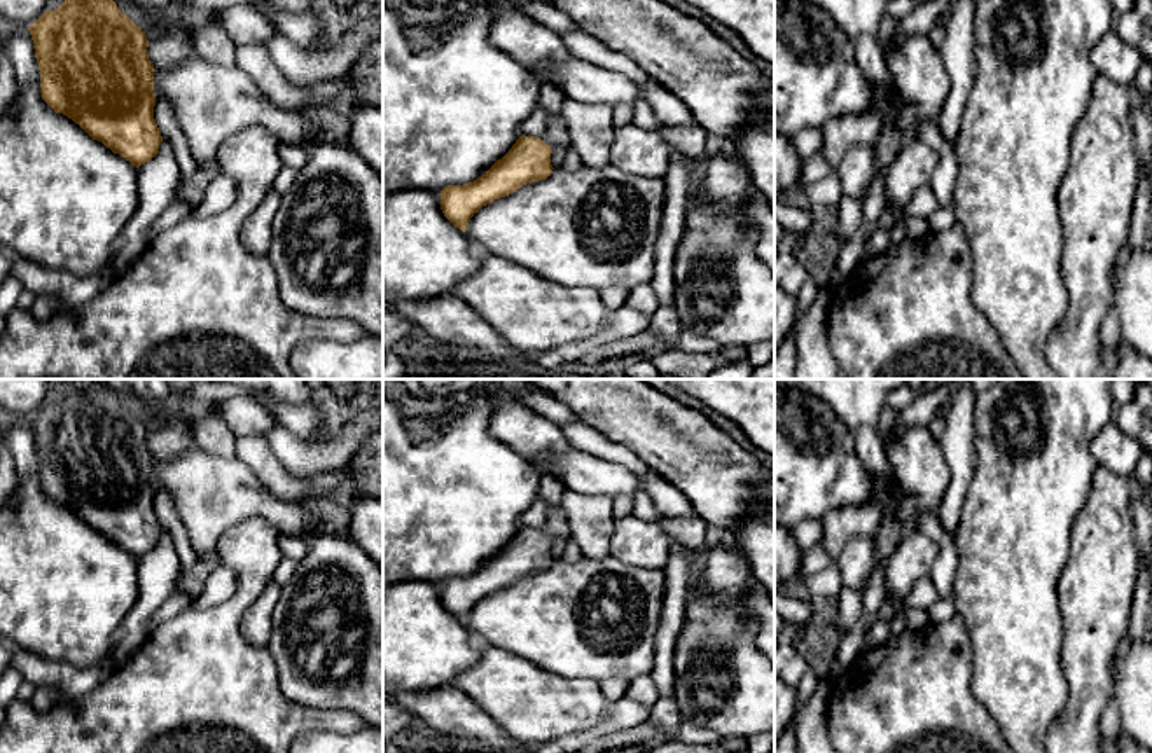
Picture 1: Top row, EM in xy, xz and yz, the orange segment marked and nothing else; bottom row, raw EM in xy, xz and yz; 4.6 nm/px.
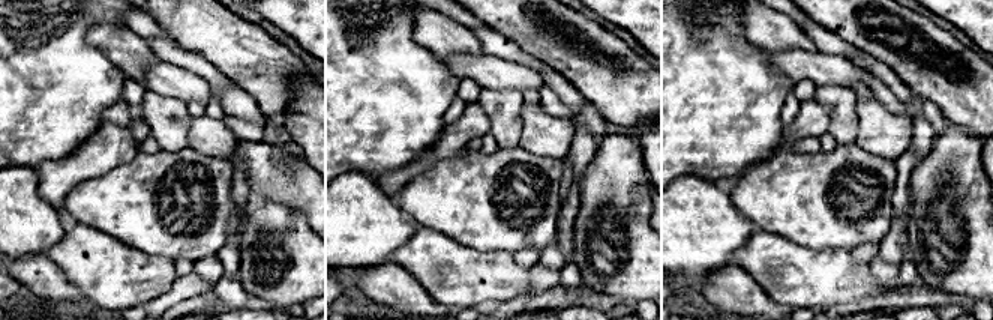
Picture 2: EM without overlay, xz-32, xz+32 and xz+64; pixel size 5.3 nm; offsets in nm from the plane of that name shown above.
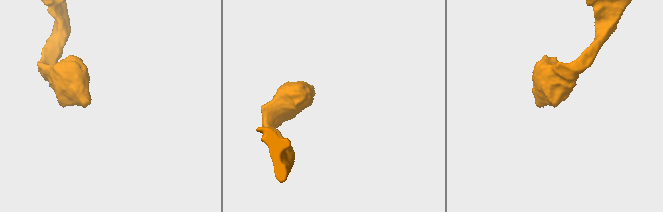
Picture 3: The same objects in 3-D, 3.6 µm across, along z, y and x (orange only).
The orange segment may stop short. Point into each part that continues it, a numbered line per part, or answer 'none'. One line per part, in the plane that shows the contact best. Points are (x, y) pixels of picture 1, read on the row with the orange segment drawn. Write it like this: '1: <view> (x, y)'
1: xz (556, 133)

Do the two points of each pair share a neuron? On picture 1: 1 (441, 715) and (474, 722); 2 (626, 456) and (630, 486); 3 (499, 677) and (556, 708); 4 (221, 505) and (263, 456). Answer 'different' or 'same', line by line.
1: same
2: different
3: same
4: different

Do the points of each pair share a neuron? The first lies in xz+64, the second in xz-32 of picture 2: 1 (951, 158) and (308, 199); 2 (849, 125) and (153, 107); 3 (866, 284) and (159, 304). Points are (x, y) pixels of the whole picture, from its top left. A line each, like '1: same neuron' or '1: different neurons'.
1: different neurons
2: same neuron
3: different neurons

